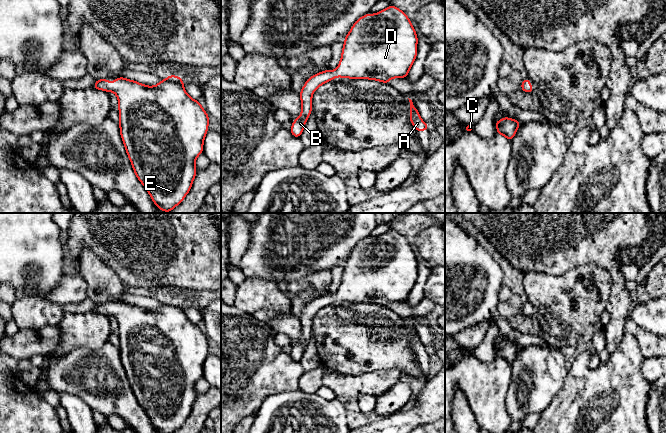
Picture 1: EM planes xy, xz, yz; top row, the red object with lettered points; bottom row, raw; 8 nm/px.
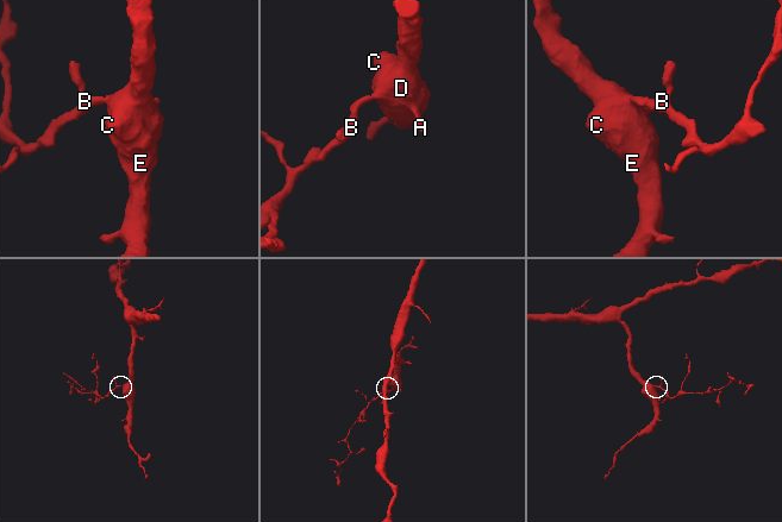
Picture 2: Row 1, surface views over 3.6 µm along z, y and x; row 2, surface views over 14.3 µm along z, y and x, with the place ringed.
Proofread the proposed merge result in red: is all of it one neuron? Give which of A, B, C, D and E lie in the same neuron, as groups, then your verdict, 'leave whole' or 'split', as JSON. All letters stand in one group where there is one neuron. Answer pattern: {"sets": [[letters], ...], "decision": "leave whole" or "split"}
{"sets": [["A", "B", "C", "D", "E"]], "decision": "leave whole"}

